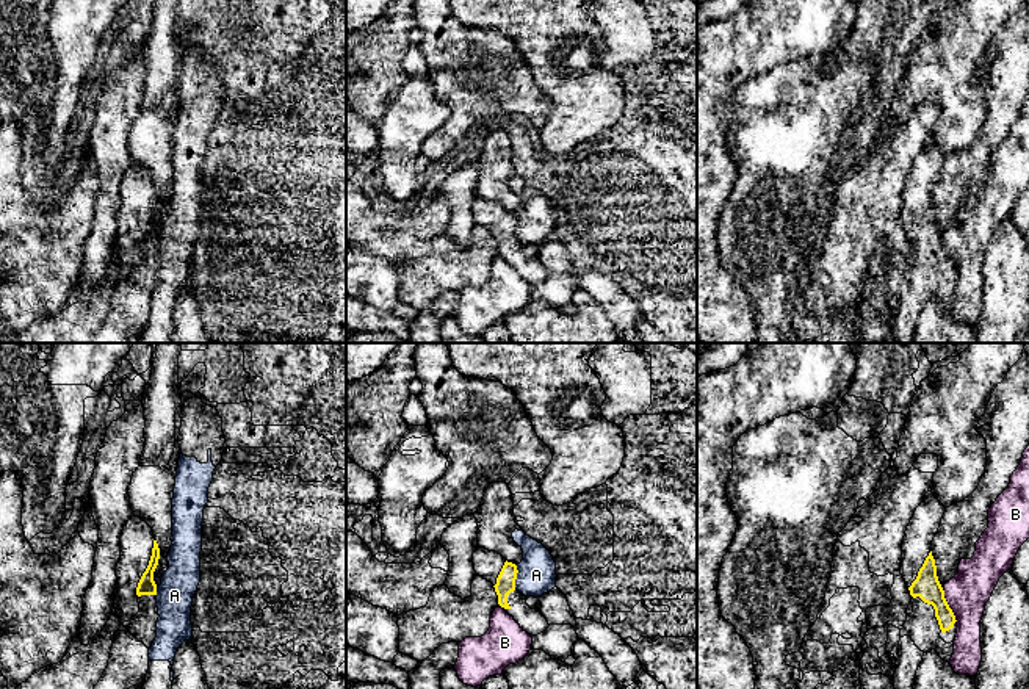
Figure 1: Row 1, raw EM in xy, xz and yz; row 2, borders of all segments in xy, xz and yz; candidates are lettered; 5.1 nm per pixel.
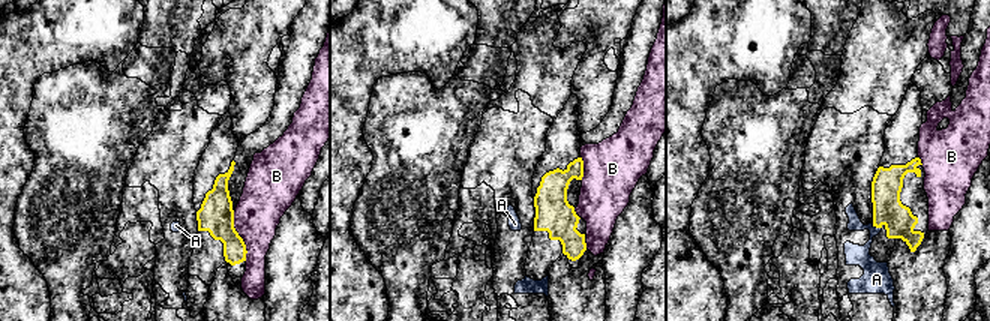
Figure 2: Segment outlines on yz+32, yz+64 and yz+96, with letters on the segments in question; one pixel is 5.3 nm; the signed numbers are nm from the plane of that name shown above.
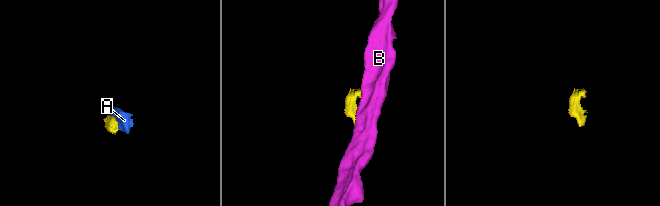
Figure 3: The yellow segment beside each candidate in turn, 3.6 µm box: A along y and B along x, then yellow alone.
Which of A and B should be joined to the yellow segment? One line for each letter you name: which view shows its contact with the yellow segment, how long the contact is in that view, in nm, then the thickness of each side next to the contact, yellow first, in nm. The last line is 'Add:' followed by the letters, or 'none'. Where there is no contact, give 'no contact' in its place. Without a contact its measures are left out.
Add: none

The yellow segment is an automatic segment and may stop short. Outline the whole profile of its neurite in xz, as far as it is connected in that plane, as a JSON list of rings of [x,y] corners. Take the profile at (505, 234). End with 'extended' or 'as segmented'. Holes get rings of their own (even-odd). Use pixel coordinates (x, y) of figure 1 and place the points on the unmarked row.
[[[478,196],[473,202],[473,215],[478,225],[490,230],[503,257],[531,287],[543,282],[550,274],[547,268],[526,254],[526,246],[515,238],[517,215],[501,204]]] | extended

